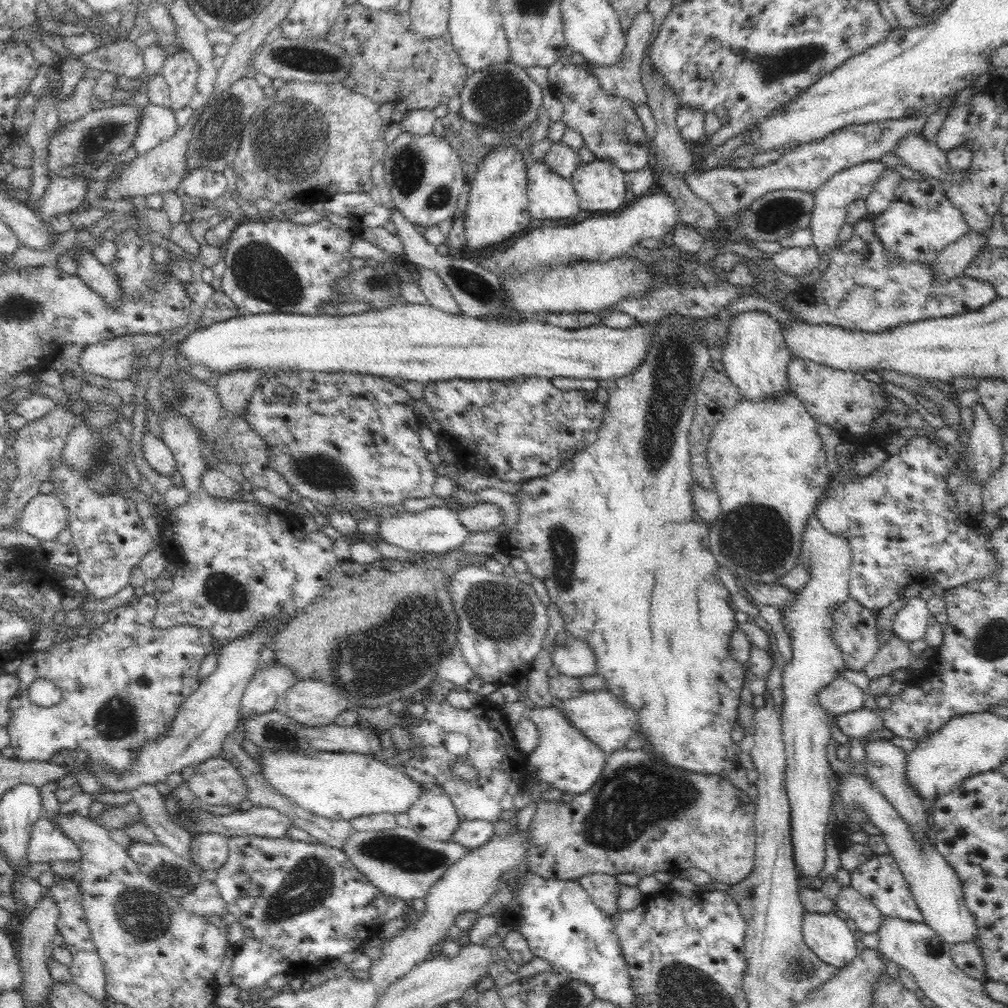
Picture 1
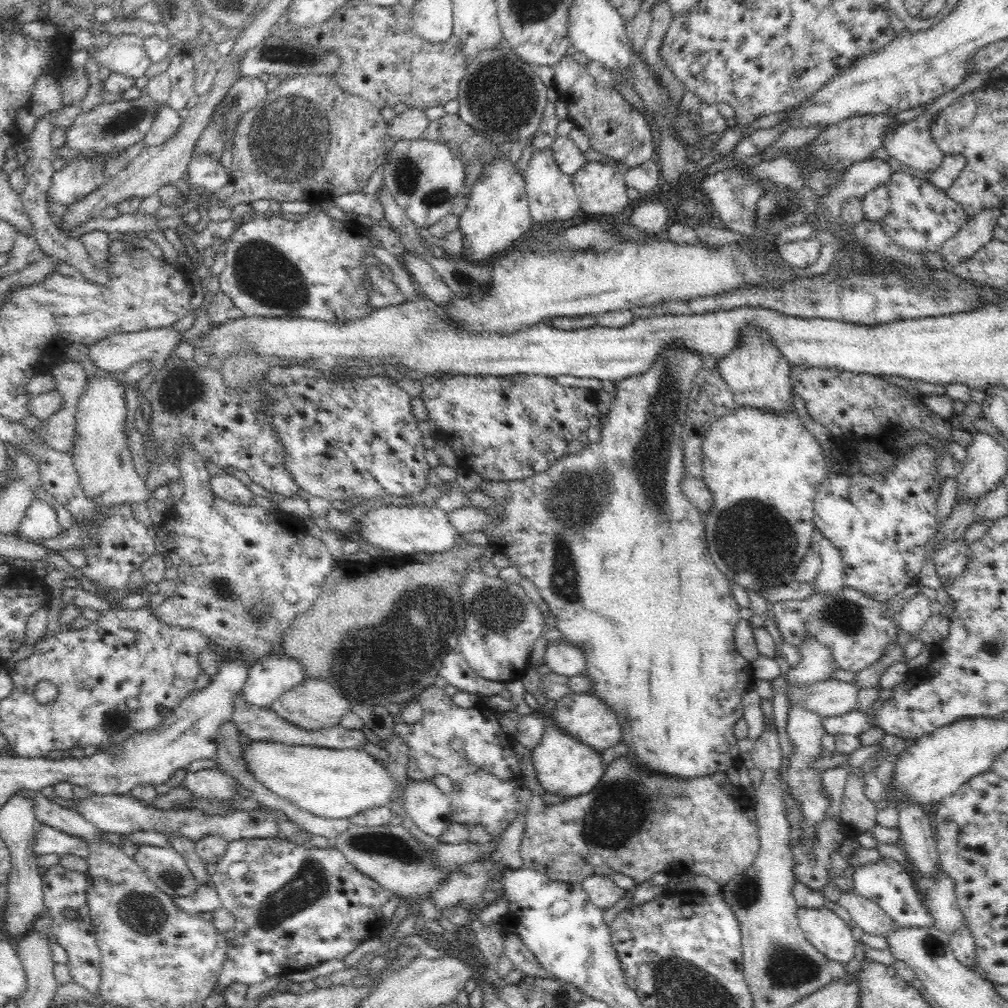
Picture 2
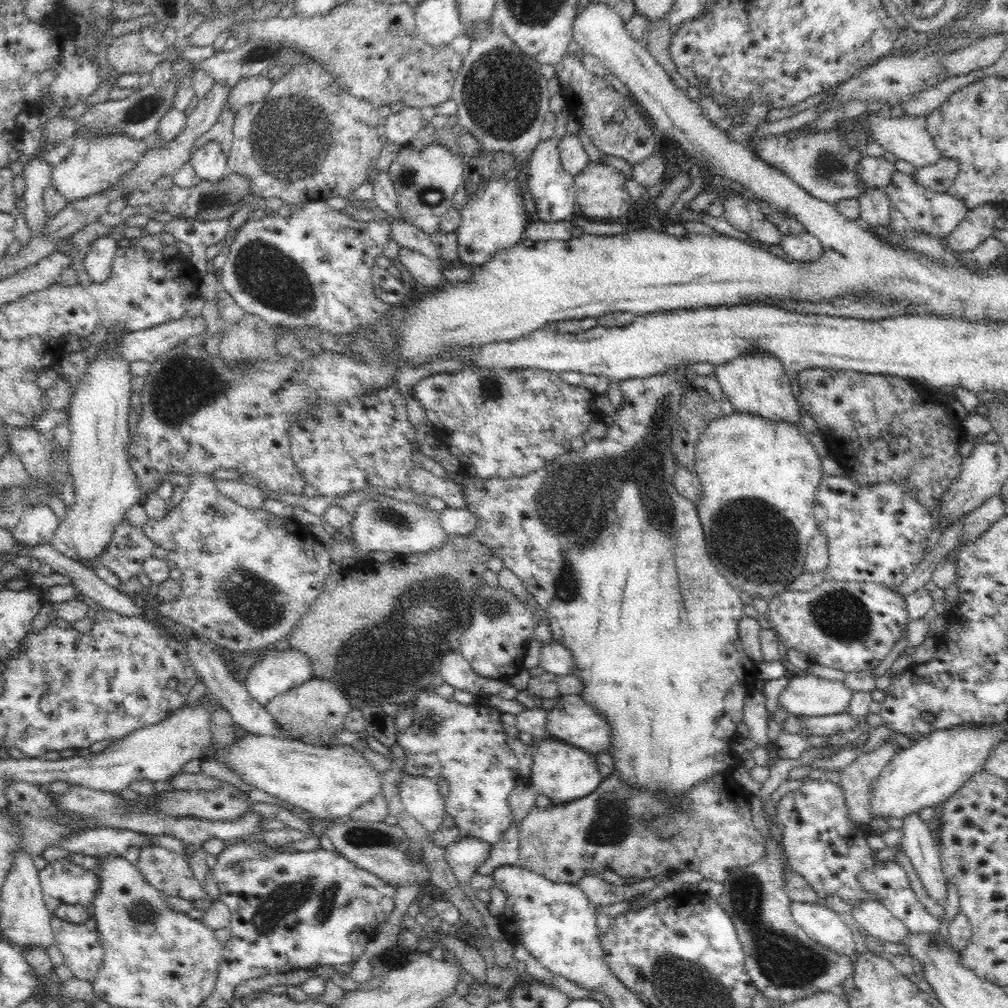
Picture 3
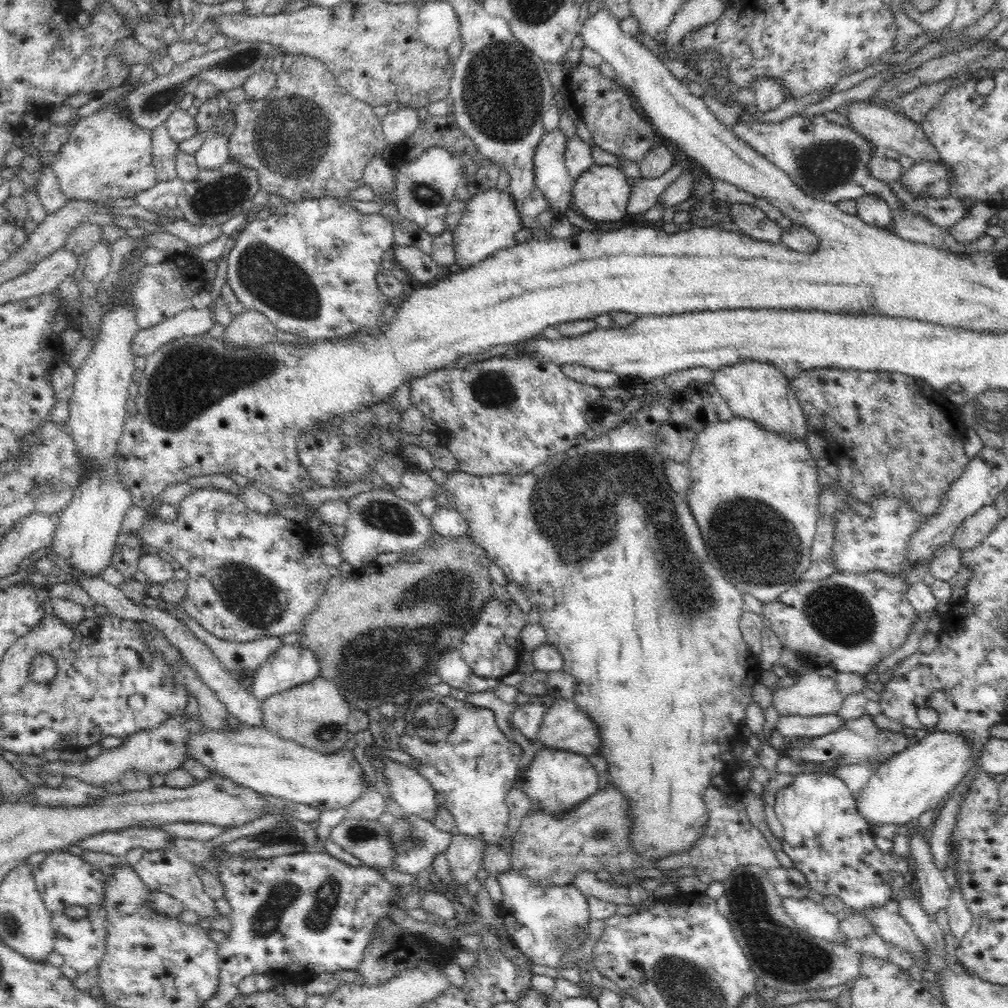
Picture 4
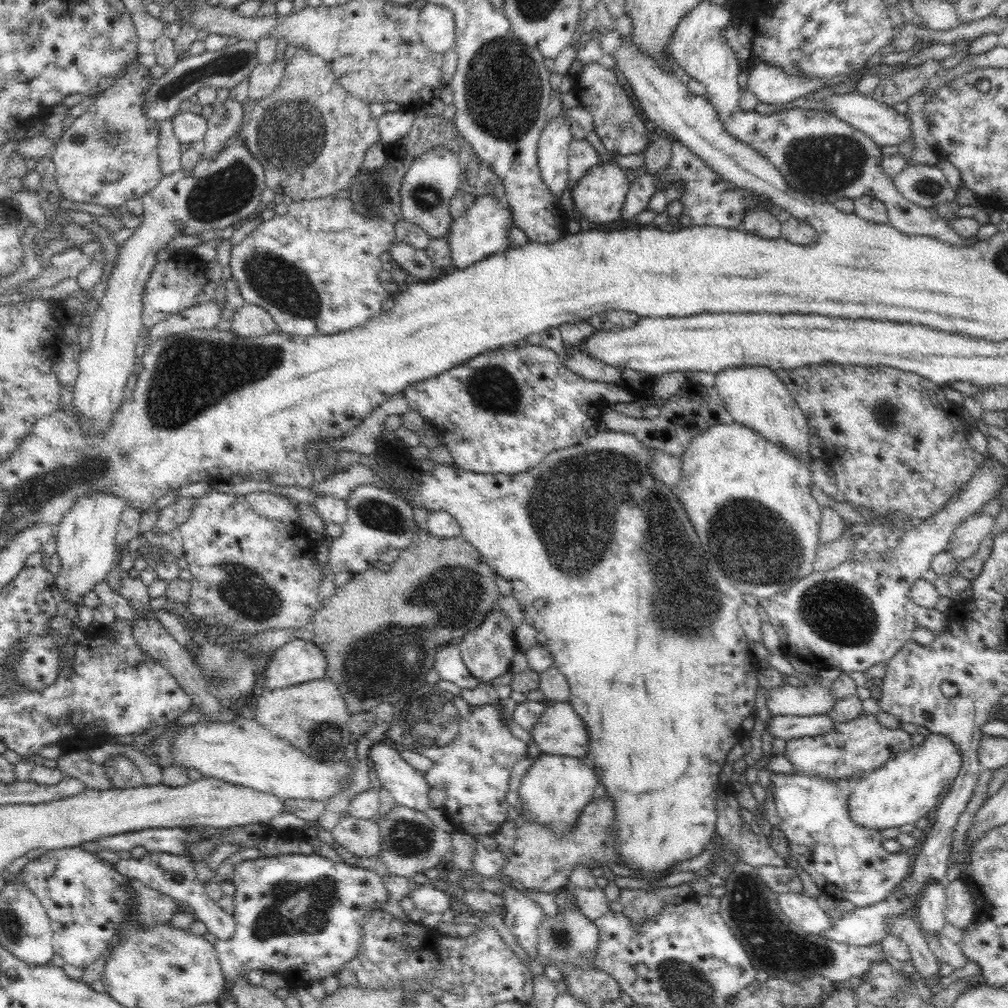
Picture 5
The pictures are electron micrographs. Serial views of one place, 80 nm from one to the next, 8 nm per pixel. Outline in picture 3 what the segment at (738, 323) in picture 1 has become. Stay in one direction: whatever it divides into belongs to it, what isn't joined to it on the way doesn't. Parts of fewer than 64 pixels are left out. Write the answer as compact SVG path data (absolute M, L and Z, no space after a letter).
M750 351L716 366L714 374L735 411L760 415L772 422L794 423L800 427L801 413L790 387L790 377L776 357L766 352Z

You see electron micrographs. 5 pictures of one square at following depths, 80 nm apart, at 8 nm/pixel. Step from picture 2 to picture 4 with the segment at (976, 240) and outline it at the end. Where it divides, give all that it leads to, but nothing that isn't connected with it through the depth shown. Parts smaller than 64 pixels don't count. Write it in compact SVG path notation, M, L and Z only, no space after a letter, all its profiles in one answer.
M976 202L970 206L961 221L948 229L948 233L960 244L974 243L975 240L986 235L990 226L989 220L995 214L993 205Z

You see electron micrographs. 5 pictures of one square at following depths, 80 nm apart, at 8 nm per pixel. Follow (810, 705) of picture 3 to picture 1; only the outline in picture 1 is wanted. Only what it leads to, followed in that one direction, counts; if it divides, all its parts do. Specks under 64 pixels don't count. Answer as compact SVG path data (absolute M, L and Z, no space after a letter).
M842 676L827 684L819 692L817 700L830 716L836 716L864 708L864 694L864 690Z

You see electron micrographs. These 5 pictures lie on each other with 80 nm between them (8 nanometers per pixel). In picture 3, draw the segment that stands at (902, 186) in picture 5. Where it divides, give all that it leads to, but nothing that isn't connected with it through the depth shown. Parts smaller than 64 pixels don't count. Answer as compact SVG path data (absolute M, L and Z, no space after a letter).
M942 157L936 164L917 168L916 182L932 188L938 192L947 192L959 171L959 164L955 158Z

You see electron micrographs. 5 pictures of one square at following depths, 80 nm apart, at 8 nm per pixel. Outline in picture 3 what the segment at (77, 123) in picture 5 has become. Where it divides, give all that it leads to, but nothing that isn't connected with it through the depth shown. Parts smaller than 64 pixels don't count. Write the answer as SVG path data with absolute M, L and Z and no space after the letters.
M90 133L76 137L74 146L72 146L72 154L53 167L52 188L56 189L56 192L66 199L66 202L96 194L100 190L114 188L118 184L118 180L122 178L122 174L130 172L138 159L148 150L145 139L130 139L124 135Z

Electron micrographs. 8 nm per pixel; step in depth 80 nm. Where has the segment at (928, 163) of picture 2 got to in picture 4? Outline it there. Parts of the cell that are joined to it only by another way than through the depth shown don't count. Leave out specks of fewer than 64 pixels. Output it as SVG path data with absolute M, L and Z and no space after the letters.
M854 101L847 114L851 128L860 133L864 139L870 140L882 151L890 149L900 155L906 155L914 160L914 163L938 162L941 160L940 153L930 143L927 134L923 131L920 122L914 122L902 113L896 113L890 107L868 105Z

